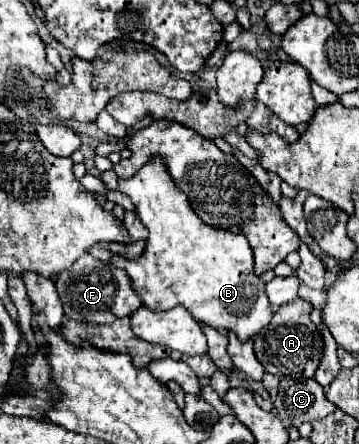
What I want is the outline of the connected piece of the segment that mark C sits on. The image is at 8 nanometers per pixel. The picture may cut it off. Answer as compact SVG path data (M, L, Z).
M283 377L279 385L279 393L275 399L275 413L277 417L285 423L285 427L299 427L305 421L317 421L323 419L325 415L331 415L337 407L327 401L325 389L315 381L315 379L293 379L293 377Z

